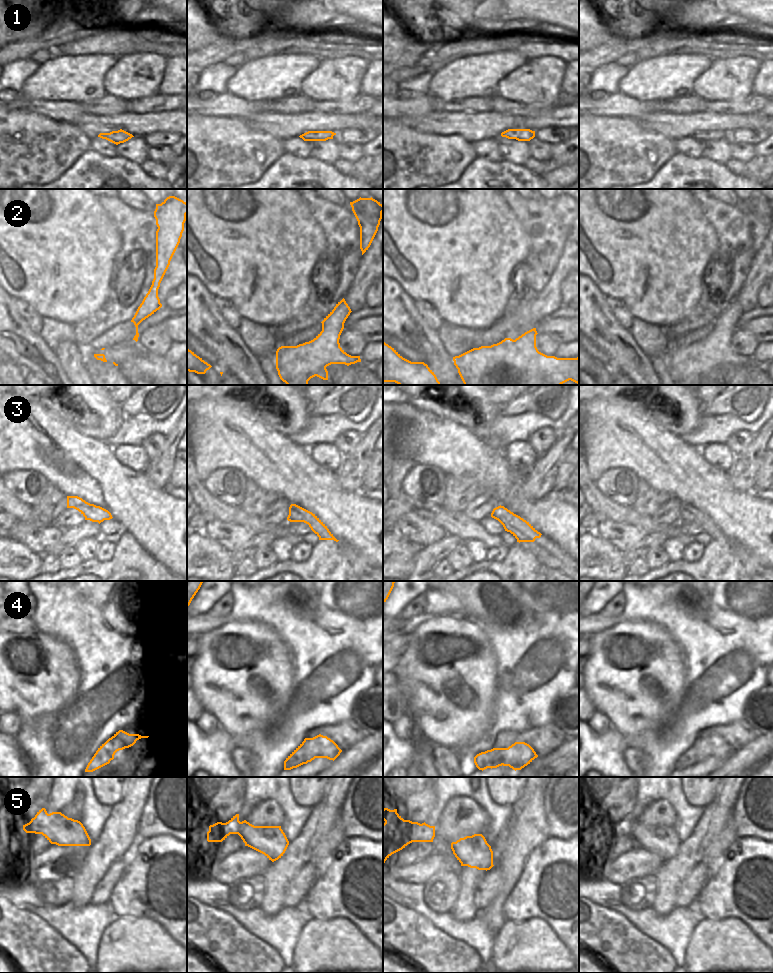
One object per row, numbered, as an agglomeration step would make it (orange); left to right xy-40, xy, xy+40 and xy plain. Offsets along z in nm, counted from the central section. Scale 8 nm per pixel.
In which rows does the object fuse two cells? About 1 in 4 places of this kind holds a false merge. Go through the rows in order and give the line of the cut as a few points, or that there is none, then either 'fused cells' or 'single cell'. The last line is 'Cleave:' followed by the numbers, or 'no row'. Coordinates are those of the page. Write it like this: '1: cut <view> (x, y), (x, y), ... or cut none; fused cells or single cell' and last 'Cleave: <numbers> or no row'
1: cut none; single cell
2: cut none; single cell
3: cut none; single cell
4: cut xy-40 (107, 740), (118, 740), (122, 746); fused cells
5: cut none; single cell
Cleave: 4

